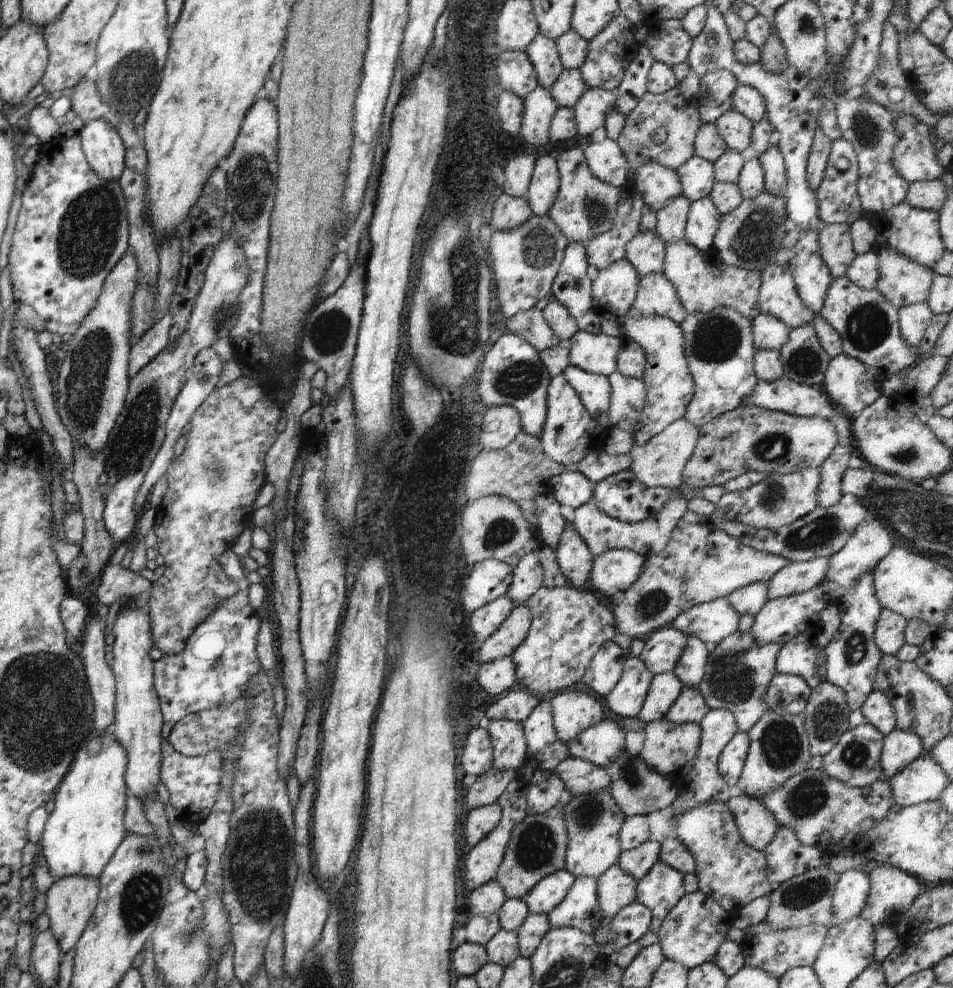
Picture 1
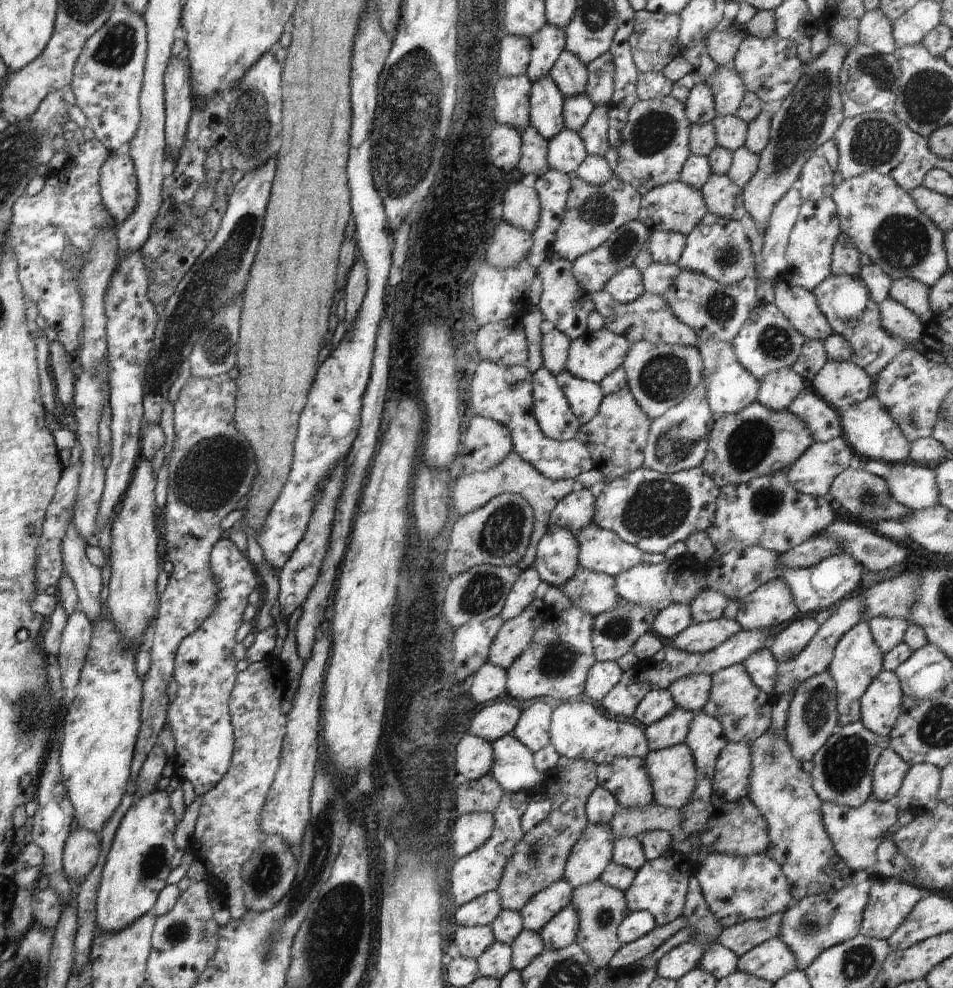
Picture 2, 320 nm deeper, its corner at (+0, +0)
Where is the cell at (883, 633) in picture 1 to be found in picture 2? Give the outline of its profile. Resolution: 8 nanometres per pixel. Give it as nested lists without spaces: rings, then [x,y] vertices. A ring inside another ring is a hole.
[[[874,617],[868,622],[874,642],[883,655],[888,654],[902,639],[910,622],[896,617]]]

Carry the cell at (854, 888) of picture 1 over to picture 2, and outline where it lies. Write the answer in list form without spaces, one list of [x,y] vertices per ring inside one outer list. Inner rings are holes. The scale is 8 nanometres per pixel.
[[[870,880],[852,883],[824,895],[808,895],[784,912],[778,938],[794,953],[798,969],[805,971],[821,952],[860,935],[860,923],[870,889]]]

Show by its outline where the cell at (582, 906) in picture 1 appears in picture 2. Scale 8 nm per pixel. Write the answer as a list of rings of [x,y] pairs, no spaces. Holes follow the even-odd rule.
[[[574,907],[562,909],[539,931],[546,951],[558,951],[574,944],[579,927],[579,918]]]

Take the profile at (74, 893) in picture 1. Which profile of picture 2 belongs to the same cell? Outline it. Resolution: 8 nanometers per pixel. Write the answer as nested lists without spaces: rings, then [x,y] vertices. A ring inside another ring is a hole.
[[[77,827],[69,833],[63,850],[63,870],[68,877],[84,880],[100,856],[99,836],[94,831]]]

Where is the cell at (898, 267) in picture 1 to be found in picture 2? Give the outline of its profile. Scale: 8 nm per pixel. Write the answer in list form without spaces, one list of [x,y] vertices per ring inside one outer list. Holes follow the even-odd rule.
[[[896,279],[891,284],[889,297],[917,314],[924,325],[934,317],[929,303],[929,287],[916,279]]]

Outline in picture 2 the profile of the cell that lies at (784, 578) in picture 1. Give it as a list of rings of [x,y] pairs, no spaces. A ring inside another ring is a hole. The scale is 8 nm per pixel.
[[[776,579],[759,586],[753,593],[745,596],[742,600],[737,600],[735,619],[744,631],[753,631],[754,629],[771,630],[773,626],[784,624],[786,620],[794,618],[798,612],[791,590],[784,581]]]

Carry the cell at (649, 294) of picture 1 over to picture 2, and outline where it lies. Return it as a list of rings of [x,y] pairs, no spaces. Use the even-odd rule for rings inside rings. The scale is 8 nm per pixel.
[[[604,290],[591,293],[591,301],[596,312],[602,314],[604,327],[618,336],[623,336],[630,344],[636,341],[650,341],[655,345],[664,343],[672,346],[697,347],[700,342],[694,329],[674,316],[663,296],[645,292],[631,303],[620,303]]]

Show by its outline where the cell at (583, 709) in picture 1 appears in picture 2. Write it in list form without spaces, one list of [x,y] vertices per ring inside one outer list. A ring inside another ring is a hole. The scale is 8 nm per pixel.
[[[581,701],[562,702],[560,706],[553,710],[549,728],[549,742],[561,757],[584,759],[595,762],[597,765],[604,762],[607,757],[645,758],[649,753],[647,738],[645,737],[644,731],[638,728],[638,726],[630,722],[622,722],[622,720],[608,719],[593,705]]]

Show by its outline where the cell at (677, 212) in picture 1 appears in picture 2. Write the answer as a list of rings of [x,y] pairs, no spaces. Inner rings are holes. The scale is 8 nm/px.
[[[654,231],[648,250],[654,263],[676,265],[685,247],[686,237],[674,231]]]

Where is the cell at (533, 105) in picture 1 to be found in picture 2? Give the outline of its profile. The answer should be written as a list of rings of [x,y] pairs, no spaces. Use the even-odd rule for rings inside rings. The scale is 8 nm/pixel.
[[[531,126],[521,134],[521,157],[517,169],[530,183],[549,169],[548,143],[549,140]]]

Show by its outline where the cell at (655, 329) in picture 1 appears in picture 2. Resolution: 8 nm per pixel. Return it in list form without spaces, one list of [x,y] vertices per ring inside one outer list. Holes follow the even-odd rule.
[[[636,341],[621,364],[627,378],[627,388],[635,401],[650,420],[662,416],[669,408],[681,403],[701,381],[704,363],[697,347],[654,344],[650,341]]]

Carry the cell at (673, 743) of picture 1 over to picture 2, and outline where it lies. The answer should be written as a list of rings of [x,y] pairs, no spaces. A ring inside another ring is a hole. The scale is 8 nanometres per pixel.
[[[684,742],[645,756],[656,804],[681,809],[693,797],[697,783],[695,760]]]

